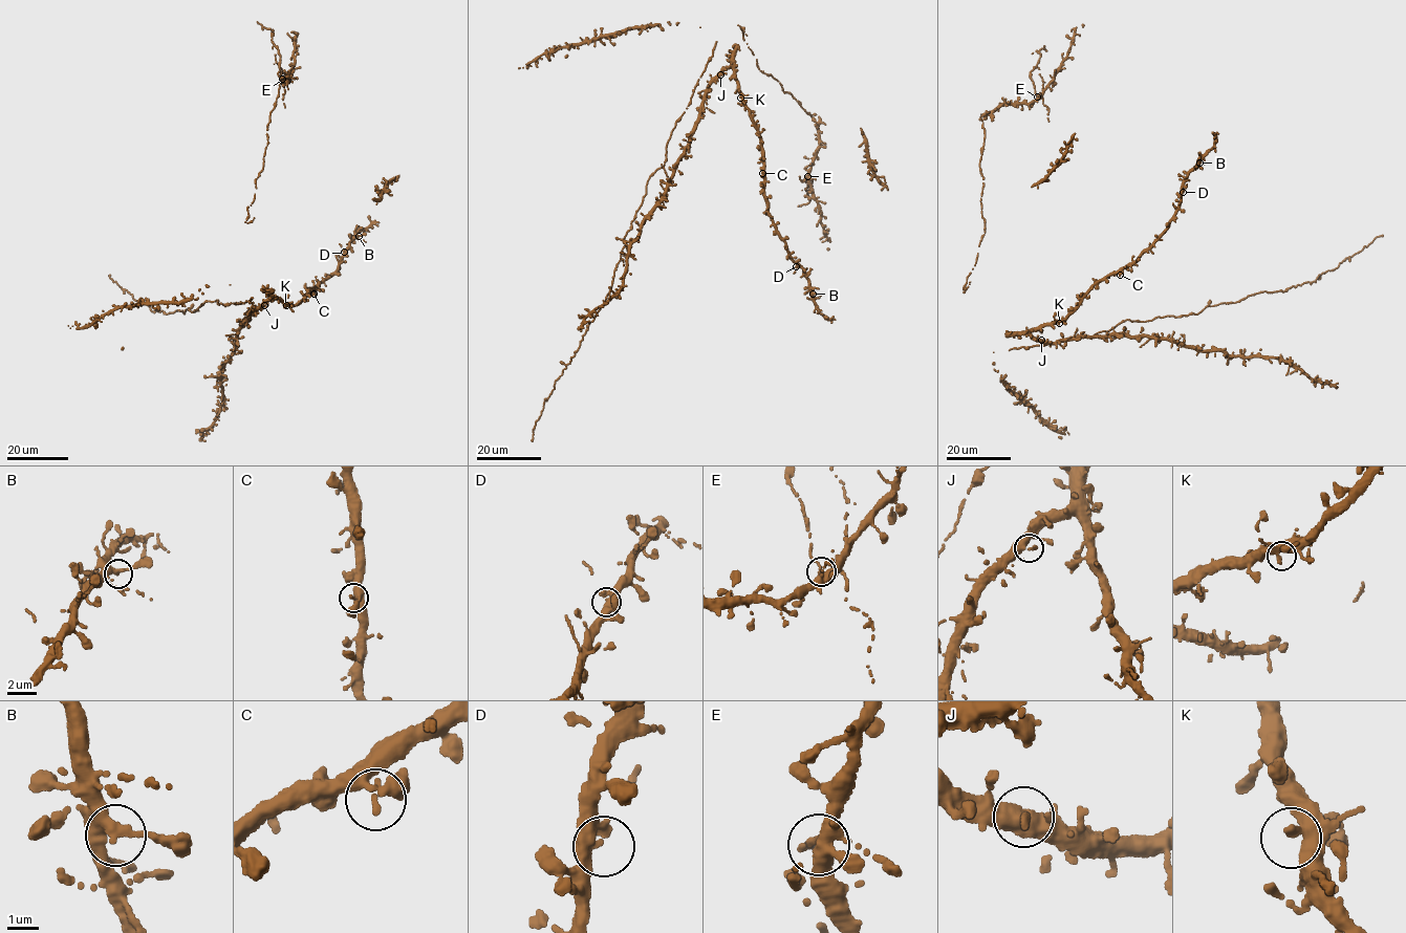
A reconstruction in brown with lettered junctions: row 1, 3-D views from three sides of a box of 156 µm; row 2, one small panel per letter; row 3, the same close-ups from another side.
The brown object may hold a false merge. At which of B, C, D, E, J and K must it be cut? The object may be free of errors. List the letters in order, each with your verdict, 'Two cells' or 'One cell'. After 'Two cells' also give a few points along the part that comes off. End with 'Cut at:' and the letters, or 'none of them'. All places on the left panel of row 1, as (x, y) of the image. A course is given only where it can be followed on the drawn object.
B: One cell
C: One cell
D: One cell
E: Two cells. Course of the part to remove: (283, 79), (279, 49), (271, 40), (272, 29), (257, 21)
J: One cell
K: One cell
Cut at: E

